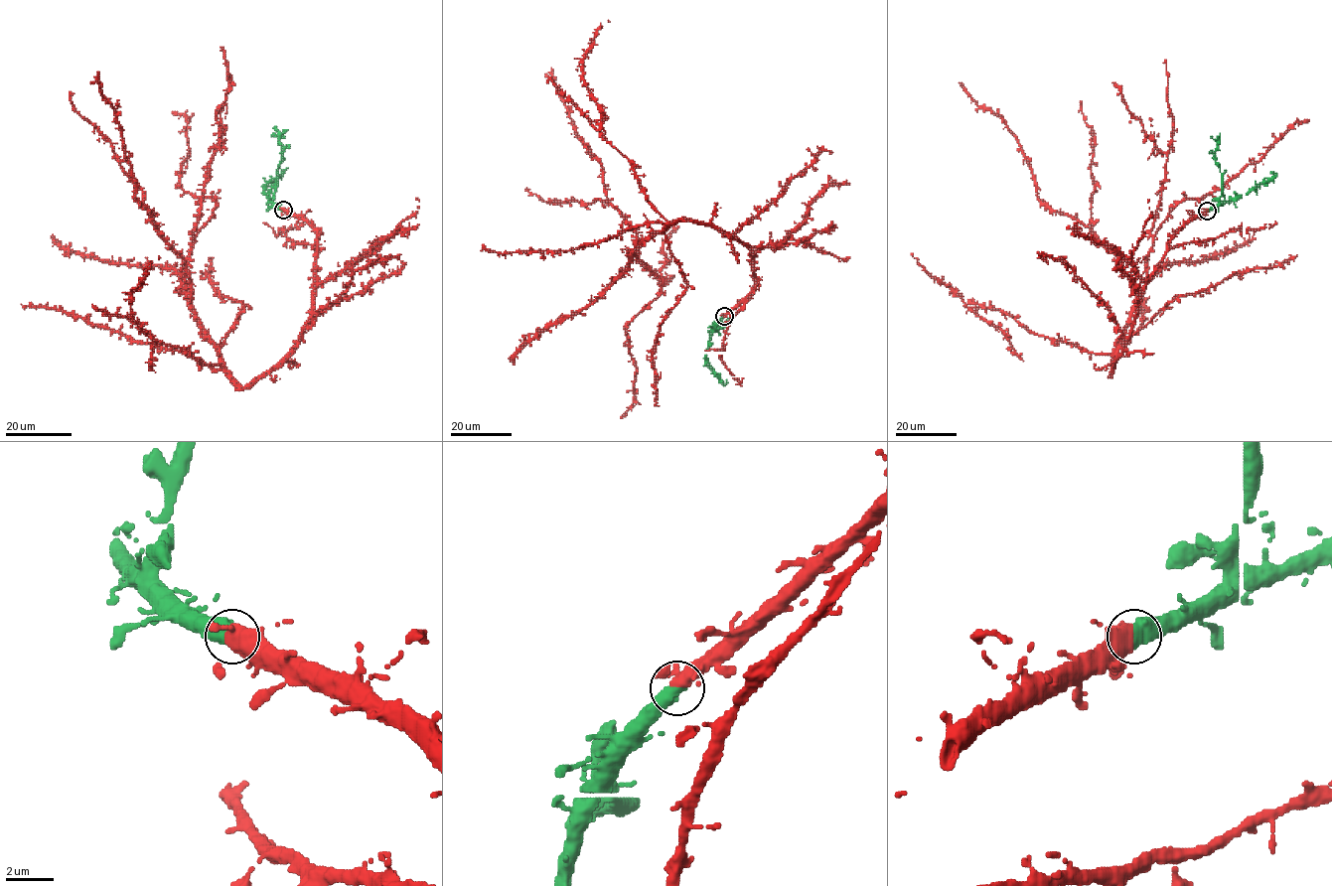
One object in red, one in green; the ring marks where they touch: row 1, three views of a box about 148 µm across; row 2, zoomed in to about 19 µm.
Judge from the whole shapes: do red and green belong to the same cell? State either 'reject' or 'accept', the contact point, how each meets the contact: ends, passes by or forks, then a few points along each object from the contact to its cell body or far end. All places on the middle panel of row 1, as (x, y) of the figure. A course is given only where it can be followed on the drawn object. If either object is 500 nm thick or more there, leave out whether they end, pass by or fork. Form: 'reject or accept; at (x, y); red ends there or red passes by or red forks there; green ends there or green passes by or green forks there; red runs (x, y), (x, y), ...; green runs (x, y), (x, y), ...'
accept; at (724, 316); red runs (723, 316), (754, 285), (751, 250), (679, 220), (639, 245), (607, 199), (601, 164), (577, 135), (551, 68); green runs (723, 316), (714, 327), (716, 331), (727, 319)

